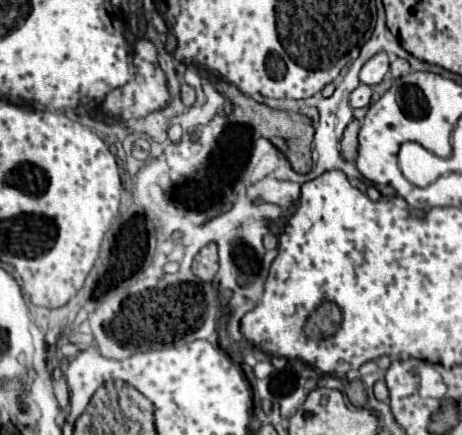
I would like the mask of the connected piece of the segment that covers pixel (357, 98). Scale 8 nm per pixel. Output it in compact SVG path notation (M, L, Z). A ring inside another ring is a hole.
M359 85L353 93L351 93L351 107L369 107L371 101L371 87L369 85Z

